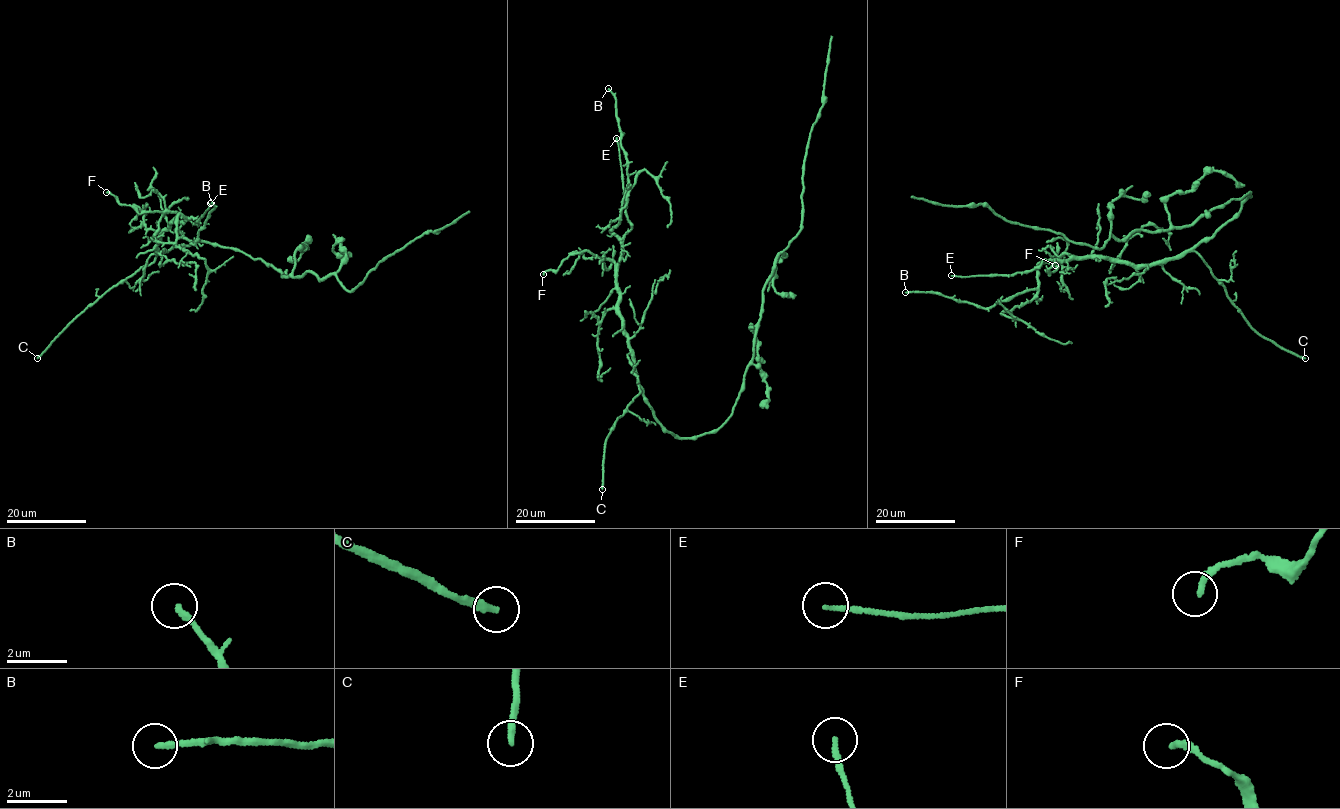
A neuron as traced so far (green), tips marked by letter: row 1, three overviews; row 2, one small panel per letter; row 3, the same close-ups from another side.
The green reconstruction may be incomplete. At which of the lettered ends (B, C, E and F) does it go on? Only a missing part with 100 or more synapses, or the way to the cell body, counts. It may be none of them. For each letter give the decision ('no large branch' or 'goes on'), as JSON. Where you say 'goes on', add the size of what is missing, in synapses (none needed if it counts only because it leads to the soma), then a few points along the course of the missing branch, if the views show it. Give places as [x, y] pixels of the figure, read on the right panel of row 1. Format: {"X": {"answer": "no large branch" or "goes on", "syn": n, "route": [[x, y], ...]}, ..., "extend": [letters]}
{"B": {"answer": "no large branch"}, "C": {"answer": "goes on"}, "E": {"answer": "no large branch"}, "F": {"answer": "no large branch"}, "extend": ["C"]}

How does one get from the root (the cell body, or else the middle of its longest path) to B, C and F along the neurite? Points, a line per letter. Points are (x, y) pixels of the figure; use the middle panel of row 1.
B: (714, 431), (685, 438), (663, 431), (639, 383), (618, 307), (622, 245), (610, 231), (628, 175), (608, 88)
C: (714, 431), (685, 438), (663, 431), (640, 386), (639, 394), (617, 419), (605, 441), (602, 489)
F: (714, 431), (674, 436), (655, 419), (623, 329), (616, 262), (587, 250), (573, 252), (556, 270), (543, 274)

